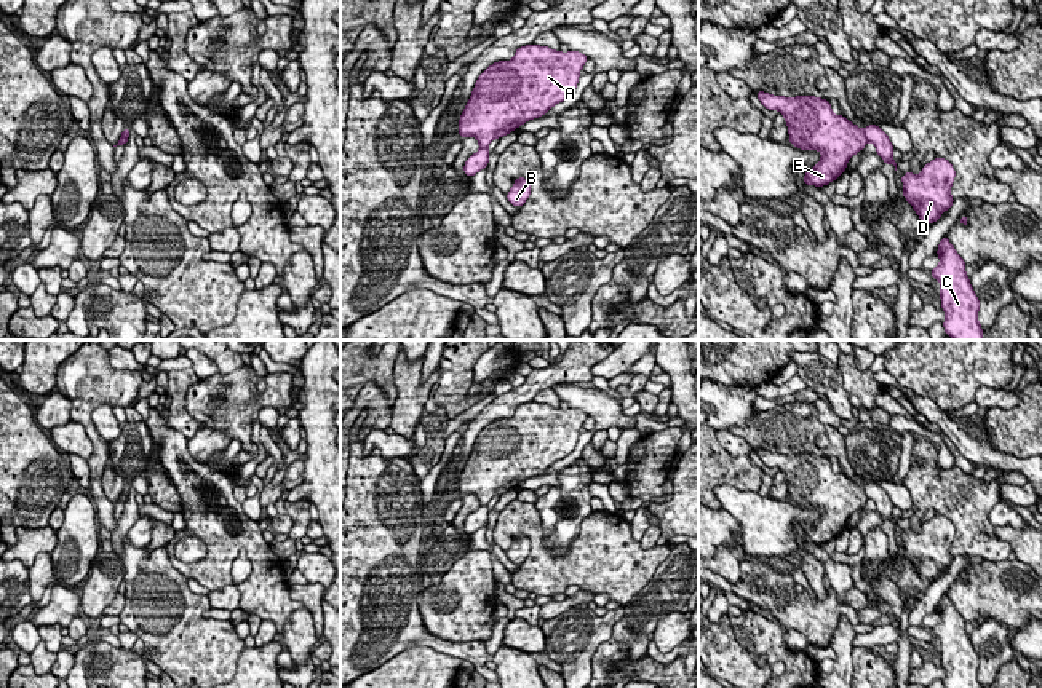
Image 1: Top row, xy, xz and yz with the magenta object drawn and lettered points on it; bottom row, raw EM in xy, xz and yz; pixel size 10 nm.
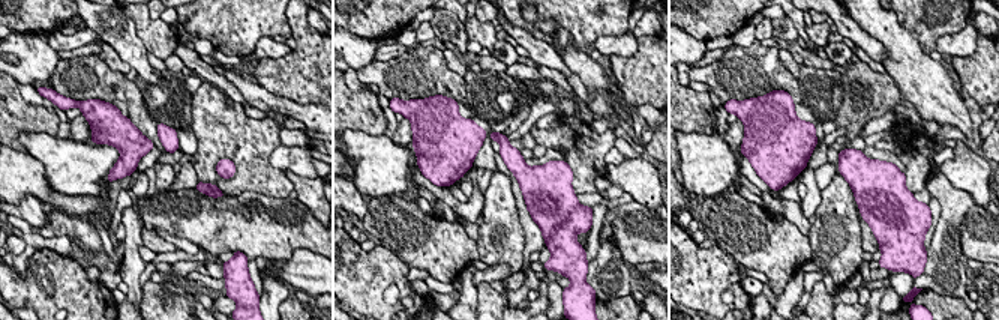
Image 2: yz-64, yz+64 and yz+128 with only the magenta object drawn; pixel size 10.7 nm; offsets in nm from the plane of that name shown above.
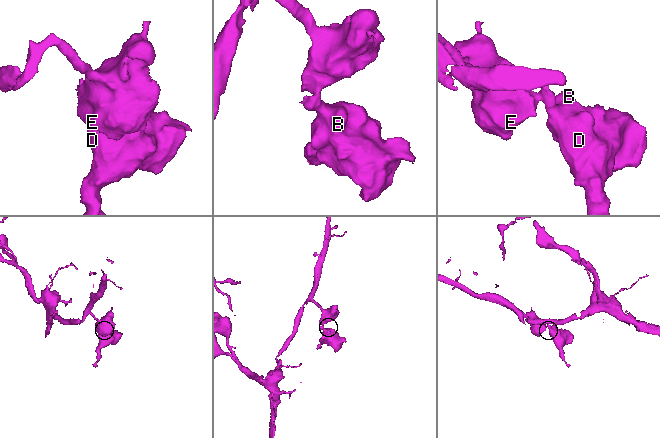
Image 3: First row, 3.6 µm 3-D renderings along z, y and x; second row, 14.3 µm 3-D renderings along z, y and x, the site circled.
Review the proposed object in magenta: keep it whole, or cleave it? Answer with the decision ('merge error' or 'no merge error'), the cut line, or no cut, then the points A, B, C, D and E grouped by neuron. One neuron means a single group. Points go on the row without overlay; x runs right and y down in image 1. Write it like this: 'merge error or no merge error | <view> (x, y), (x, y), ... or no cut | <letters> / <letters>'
merge error | yz (863, 489), (867, 498) | A E / B C D

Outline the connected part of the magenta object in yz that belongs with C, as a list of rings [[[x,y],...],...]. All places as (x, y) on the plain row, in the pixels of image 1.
[[[946,594],[938,602],[940,623],[930,627],[940,639],[945,688],[983,688],[978,680],[980,658],[965,631],[965,619]]]

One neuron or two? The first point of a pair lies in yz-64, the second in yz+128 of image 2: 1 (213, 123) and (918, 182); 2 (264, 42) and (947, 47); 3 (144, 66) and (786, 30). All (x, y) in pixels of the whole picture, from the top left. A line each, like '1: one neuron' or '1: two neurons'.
1: one neuron
2: one neuron
3: one neuron

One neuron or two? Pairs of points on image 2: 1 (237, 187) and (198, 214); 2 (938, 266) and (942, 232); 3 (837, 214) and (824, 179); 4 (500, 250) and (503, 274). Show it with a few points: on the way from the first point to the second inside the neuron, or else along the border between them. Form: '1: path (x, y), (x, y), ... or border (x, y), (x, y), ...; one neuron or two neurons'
1: border (227, 194), (255, 191), (263, 196); two neurons
2: path (942, 257), (942, 241); one neuron
3: border (837, 172), (821, 190); two neurons
4: border (488, 268), (507, 265), (512, 274); two neurons

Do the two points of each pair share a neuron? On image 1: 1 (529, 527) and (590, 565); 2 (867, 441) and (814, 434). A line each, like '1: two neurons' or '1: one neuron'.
1: one neuron
2: two neurons

